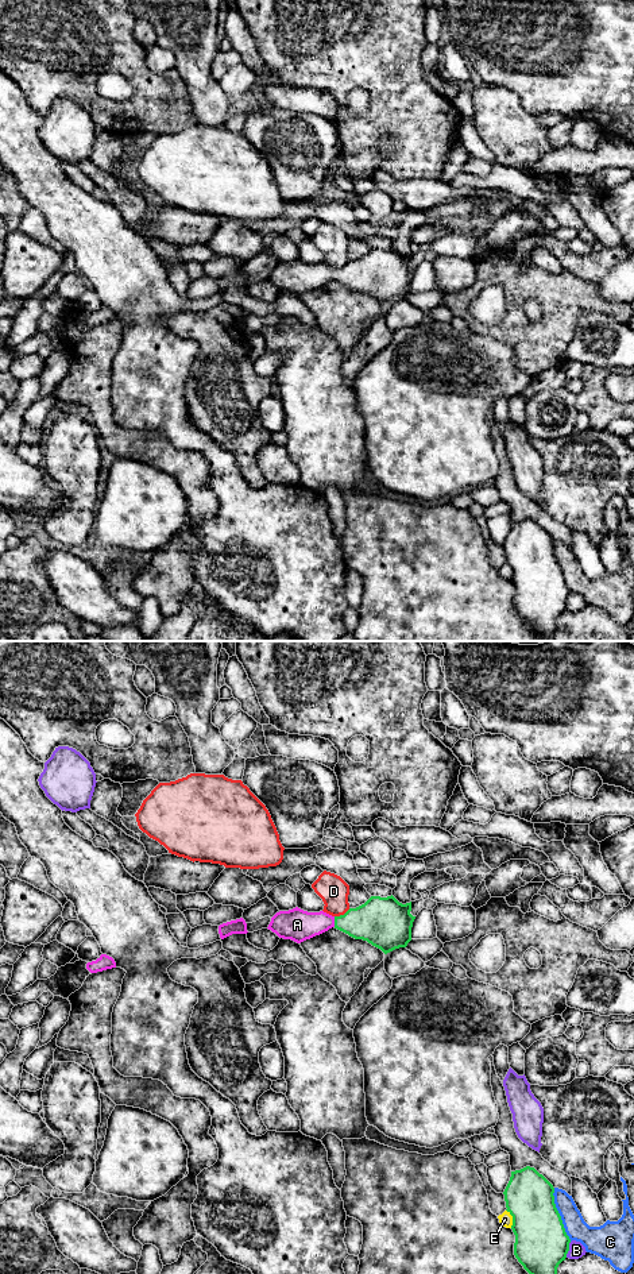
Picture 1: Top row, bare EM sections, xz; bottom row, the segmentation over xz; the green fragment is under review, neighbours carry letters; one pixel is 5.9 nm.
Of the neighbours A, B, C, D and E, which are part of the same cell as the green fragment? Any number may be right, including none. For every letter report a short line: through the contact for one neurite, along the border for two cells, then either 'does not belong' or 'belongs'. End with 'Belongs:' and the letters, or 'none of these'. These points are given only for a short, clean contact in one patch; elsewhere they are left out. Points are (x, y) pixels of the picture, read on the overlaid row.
A: belongs
B: does not belong
C: line xz (553, 1188), (553, 1203), (564, 1231), (571, 1240); does not belong
D: does not belong
E: does not belong
Belongs: A

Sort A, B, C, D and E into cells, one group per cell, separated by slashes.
A / B / C / D / E

